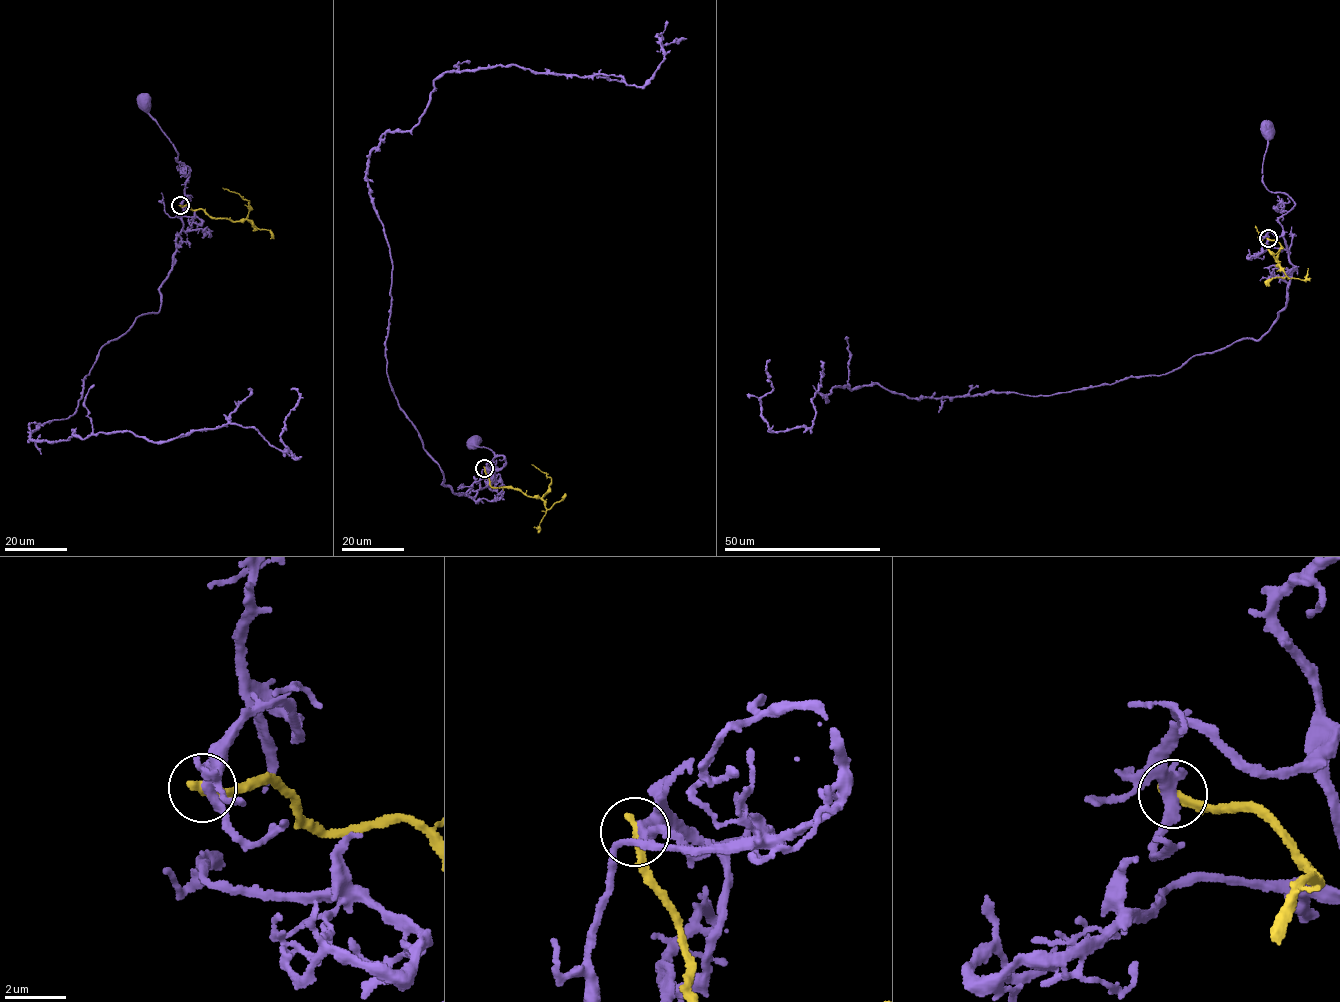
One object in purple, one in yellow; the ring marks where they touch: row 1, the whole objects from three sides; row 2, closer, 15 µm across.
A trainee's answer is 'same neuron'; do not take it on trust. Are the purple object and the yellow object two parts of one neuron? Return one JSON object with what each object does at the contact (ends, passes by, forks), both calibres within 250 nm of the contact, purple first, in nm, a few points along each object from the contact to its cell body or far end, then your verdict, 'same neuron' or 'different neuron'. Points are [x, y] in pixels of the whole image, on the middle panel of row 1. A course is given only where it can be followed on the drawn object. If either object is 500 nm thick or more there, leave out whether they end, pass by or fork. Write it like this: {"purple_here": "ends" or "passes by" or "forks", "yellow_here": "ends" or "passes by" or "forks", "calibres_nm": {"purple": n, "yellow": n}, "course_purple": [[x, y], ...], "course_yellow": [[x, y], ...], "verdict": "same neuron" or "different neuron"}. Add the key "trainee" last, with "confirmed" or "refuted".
{"purple_here": "passes by", "yellow_here": "ends", "calibres_nm": {"purple": 420, "yellow": 320}, "course_purple": [[485, 468], [493, 472], [487, 482], [491, 476], [493, 490], [485, 480], [494, 454], [475, 440]], "course_yellow": [[484, 468], [491, 487], [520, 489], [527, 496], [540, 498], [546, 493], [551, 479], [531, 464]], "verdict": "different neuron", "trainee": "refuted"}

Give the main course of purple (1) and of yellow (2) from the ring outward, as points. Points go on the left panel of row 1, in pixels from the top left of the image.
1: (181, 205), (190, 199), (184, 189), (190, 169), (175, 159), (176, 151), (149, 113), (149, 100), (144, 98)
2: (180, 205), (202, 209), (209, 216), (233, 221), (244, 219), (249, 200), (222, 188)

